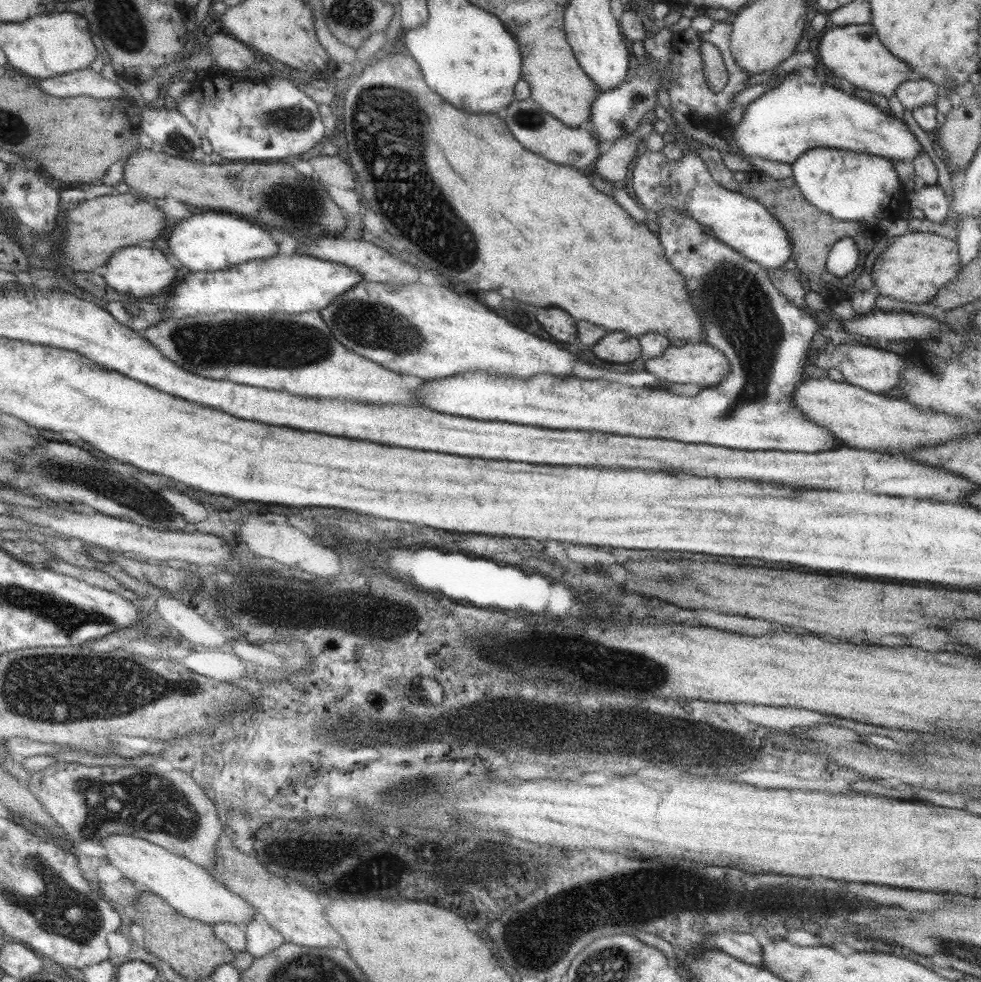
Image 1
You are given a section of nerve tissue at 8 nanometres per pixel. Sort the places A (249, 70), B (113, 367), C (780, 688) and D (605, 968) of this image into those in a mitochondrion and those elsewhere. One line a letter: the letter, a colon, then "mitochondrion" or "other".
A: other
B: other
C: other
D: mitochondrion

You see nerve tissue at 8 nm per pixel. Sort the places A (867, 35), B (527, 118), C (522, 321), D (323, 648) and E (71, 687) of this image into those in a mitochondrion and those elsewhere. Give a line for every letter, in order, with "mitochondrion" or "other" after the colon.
A: other
B: mitochondrion
C: other
D: other
E: mitochondrion

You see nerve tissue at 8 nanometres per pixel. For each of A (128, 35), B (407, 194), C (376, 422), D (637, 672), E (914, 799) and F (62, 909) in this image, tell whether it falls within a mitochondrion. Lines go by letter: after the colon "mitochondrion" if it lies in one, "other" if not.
A: mitochondrion
B: mitochondrion
C: other
D: mitochondrion
E: other
F: mitochondrion

